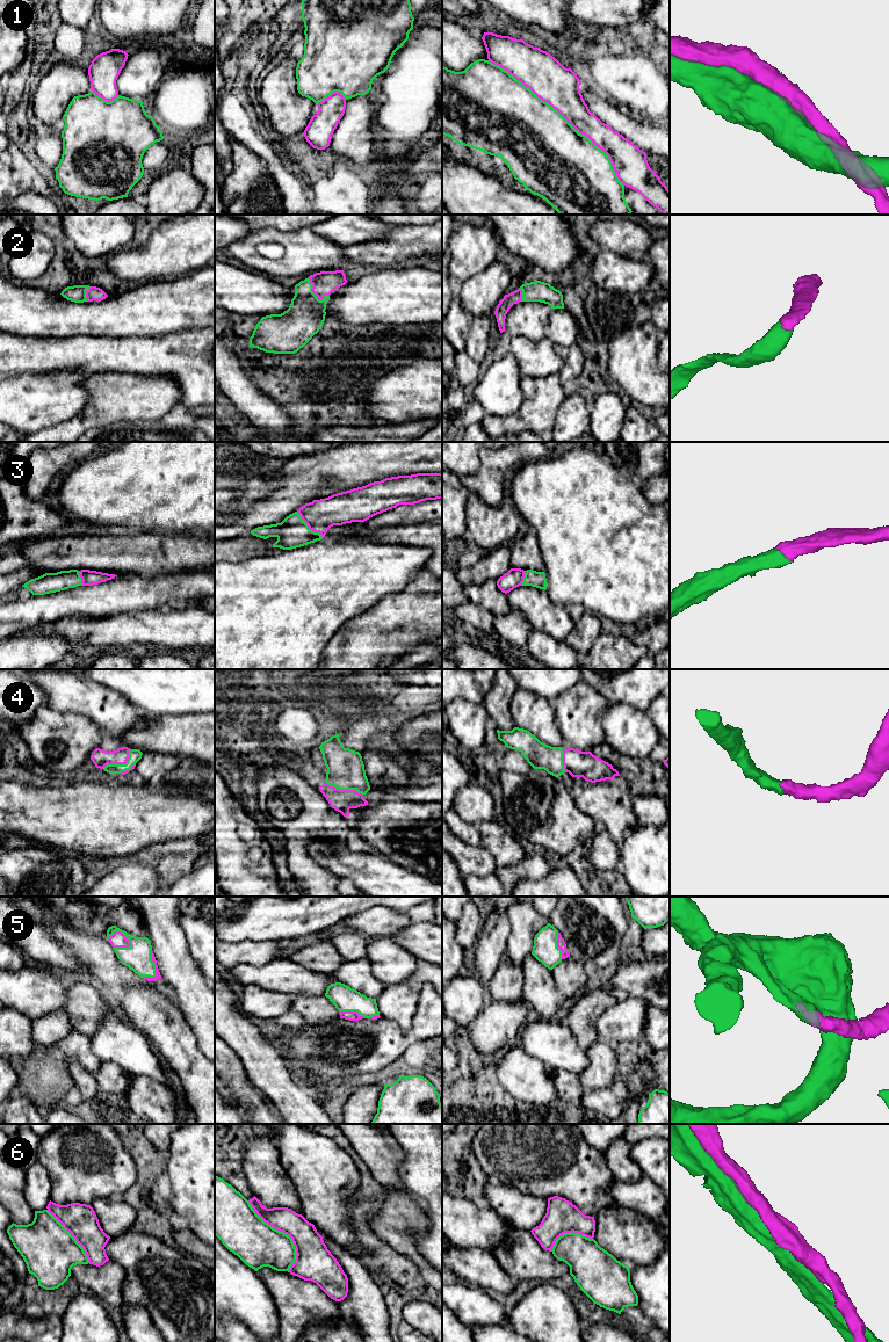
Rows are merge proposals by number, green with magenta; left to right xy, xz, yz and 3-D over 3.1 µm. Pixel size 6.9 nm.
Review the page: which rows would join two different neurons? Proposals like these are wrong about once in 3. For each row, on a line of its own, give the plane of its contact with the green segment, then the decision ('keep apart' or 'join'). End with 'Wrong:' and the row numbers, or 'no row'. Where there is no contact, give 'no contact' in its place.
1: meets green in yz; keep apart
2: meets green in xz; join
3: meets green in xz; join
4: meets green in xy; join
5: meets green in xy; join
6: meets green in xz; join
Wrong: 1

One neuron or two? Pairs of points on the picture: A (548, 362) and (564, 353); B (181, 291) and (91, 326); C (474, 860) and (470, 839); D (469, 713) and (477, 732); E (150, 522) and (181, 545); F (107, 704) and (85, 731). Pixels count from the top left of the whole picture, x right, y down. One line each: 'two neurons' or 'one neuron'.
A: two neurons
B: one neuron
C: two neurons
D: one neuron
E: two neurons
F: two neurons

